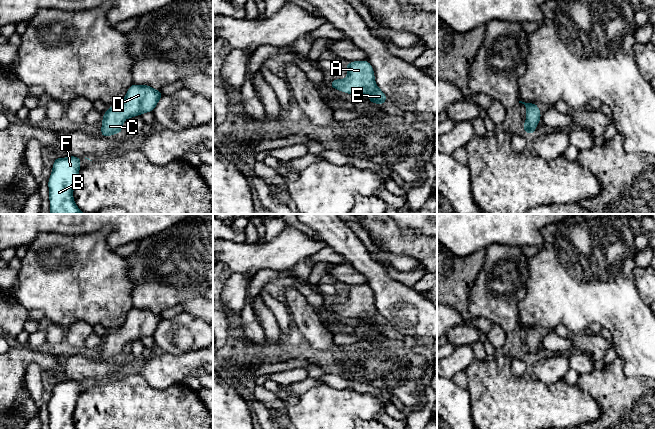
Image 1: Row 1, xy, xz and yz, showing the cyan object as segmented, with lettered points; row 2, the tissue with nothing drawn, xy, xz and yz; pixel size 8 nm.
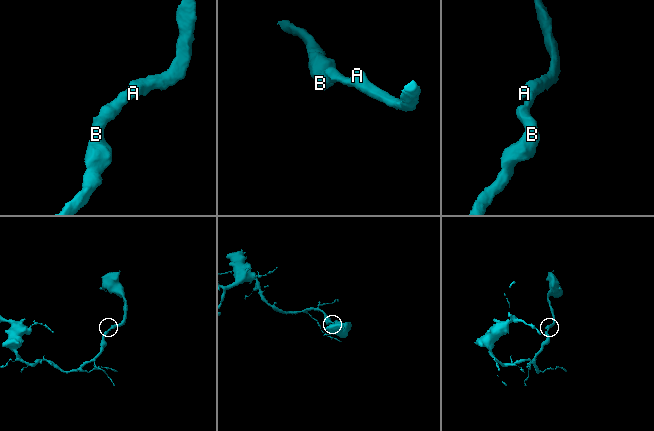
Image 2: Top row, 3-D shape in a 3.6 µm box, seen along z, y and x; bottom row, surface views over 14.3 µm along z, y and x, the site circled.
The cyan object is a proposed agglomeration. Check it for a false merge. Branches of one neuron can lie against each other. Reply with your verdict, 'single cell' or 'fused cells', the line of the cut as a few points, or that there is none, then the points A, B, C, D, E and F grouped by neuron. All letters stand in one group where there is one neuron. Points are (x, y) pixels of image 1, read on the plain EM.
single cell; no cut; A B C D E F

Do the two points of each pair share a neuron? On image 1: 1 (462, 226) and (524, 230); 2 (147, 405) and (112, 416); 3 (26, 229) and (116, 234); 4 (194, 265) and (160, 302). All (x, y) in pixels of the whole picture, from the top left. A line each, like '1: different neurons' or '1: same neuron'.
1: same neuron
2: same neuron
3: same neuron
4: same neuron

